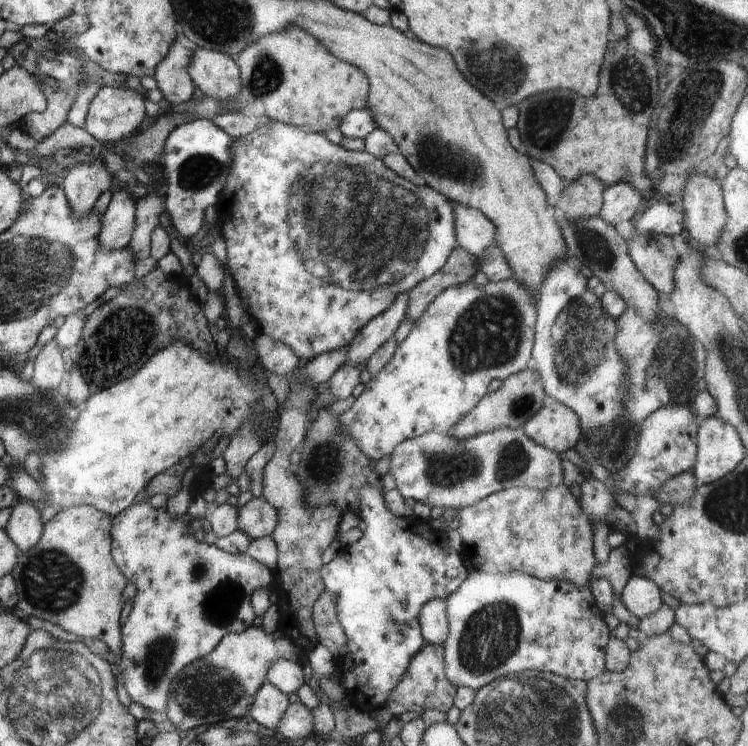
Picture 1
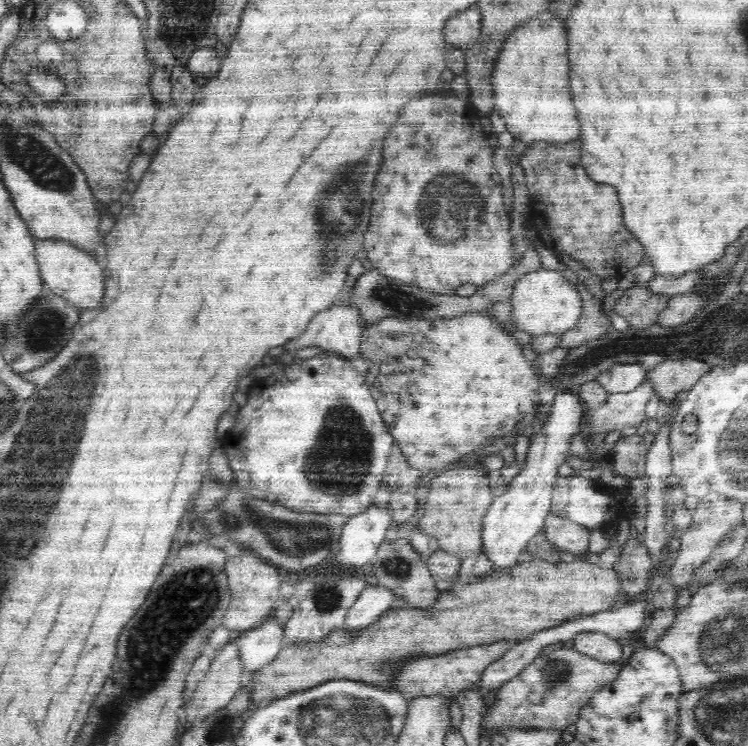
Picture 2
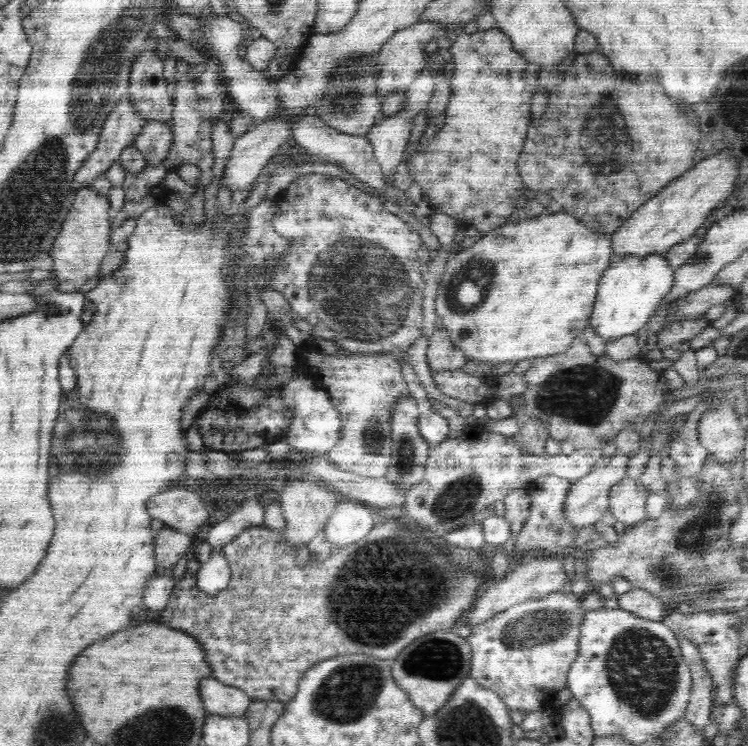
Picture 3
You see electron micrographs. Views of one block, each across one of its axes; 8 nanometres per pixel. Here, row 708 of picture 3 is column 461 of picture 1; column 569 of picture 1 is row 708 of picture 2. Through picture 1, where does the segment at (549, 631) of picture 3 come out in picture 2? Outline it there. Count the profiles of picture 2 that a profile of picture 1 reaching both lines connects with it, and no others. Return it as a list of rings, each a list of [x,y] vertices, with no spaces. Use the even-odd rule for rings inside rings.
[[[558,646],[546,649],[544,654],[526,665],[522,672],[505,682],[495,694],[495,701],[486,711],[486,730],[535,728],[536,730],[562,730],[578,721],[580,711],[590,697],[621,671],[617,661],[605,663],[573,648]]]

